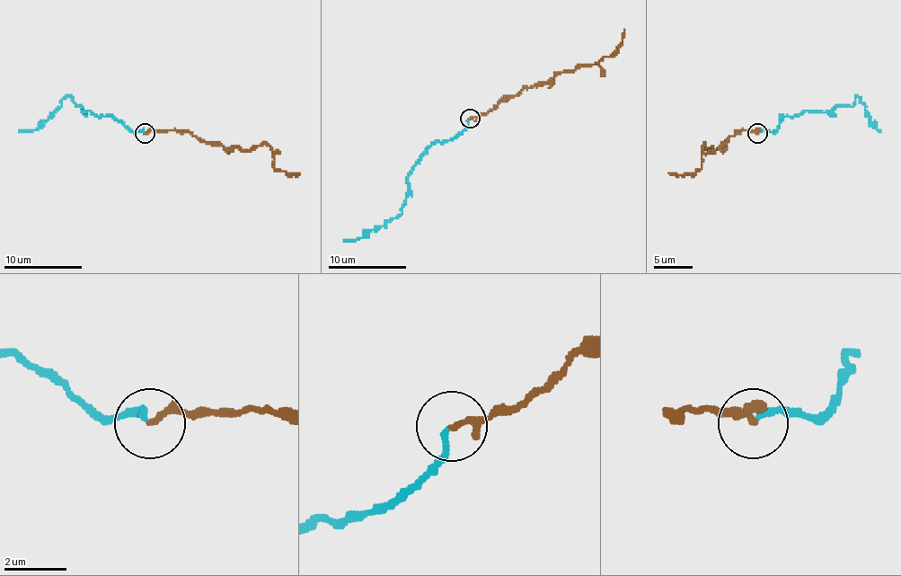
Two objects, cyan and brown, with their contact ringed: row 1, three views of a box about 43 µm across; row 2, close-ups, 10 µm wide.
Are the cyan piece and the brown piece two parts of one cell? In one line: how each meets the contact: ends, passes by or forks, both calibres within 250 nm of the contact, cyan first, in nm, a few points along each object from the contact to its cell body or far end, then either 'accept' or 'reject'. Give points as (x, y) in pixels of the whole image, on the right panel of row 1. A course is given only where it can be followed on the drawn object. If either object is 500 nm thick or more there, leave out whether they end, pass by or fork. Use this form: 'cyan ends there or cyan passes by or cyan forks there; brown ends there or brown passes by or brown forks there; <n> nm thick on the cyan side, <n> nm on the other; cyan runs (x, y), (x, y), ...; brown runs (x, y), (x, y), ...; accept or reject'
cyan ends there; brown passes by; 180 nm thick on the cyan side, 140 nm on the other; cyan runs (758, 132), (773, 132), (783, 116), (852, 107), (857, 97), (880, 132); brown runs (758, 134), (738, 130), (715, 149), (705, 144), (700, 169), (685, 174), (668, 172); accept

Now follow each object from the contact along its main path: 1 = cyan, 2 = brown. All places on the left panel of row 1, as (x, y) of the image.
1: (144, 132), (132, 132), (109, 116), (83, 112), (69, 97), (34, 130), (19, 132)
2: (145, 134), (184, 130), (200, 139), (231, 149), (251, 149), (266, 144), (276, 169), (299, 172)

